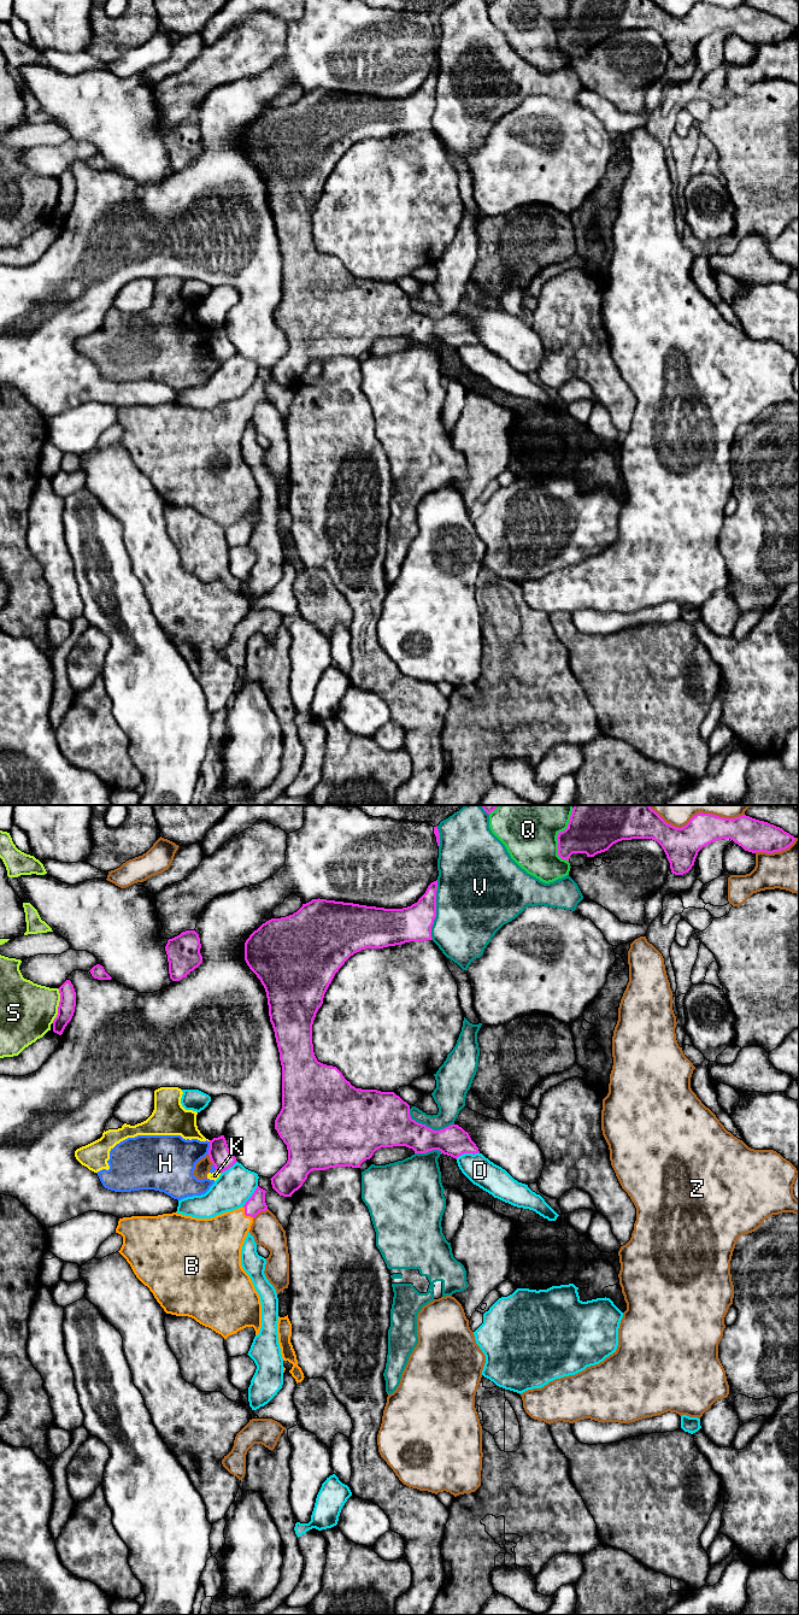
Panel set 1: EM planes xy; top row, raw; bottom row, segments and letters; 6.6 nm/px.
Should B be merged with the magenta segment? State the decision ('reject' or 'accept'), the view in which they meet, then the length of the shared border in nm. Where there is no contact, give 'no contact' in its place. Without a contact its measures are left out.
accept | xy | 110 nm

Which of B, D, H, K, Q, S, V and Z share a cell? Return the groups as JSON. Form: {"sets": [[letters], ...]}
{"sets": [["B"], ["D"], ["H", "K"], ["Q"], ["S"], ["V"], ["Z"]]}

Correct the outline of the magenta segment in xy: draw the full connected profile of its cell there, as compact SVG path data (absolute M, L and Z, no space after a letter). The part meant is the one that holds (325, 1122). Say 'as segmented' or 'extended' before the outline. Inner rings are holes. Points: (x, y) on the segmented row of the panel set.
as segmented; M437 880L431 882L417 903L403 909L384 909L327 899L312 899L293 915L271 918L254 930L245 942L245 961L265 988L269 1016L282 1065L282 1109L275 1120L275 1129L287 1145L287 1163L270 1179L272 1188L283 1197L292 1197L313 1170L336 1167L360 1168L381 1147L406 1146L415 1153L439 1150L458 1158L464 1153L478 1153L468 1132L458 1124L434 1130L411 1118L410 1105L394 1092L356 1088L333 1065L317 1061L312 1044L312 1024L324 994L335 974L354 953L365 949L383 949L410 941L431 940L436 917Z

